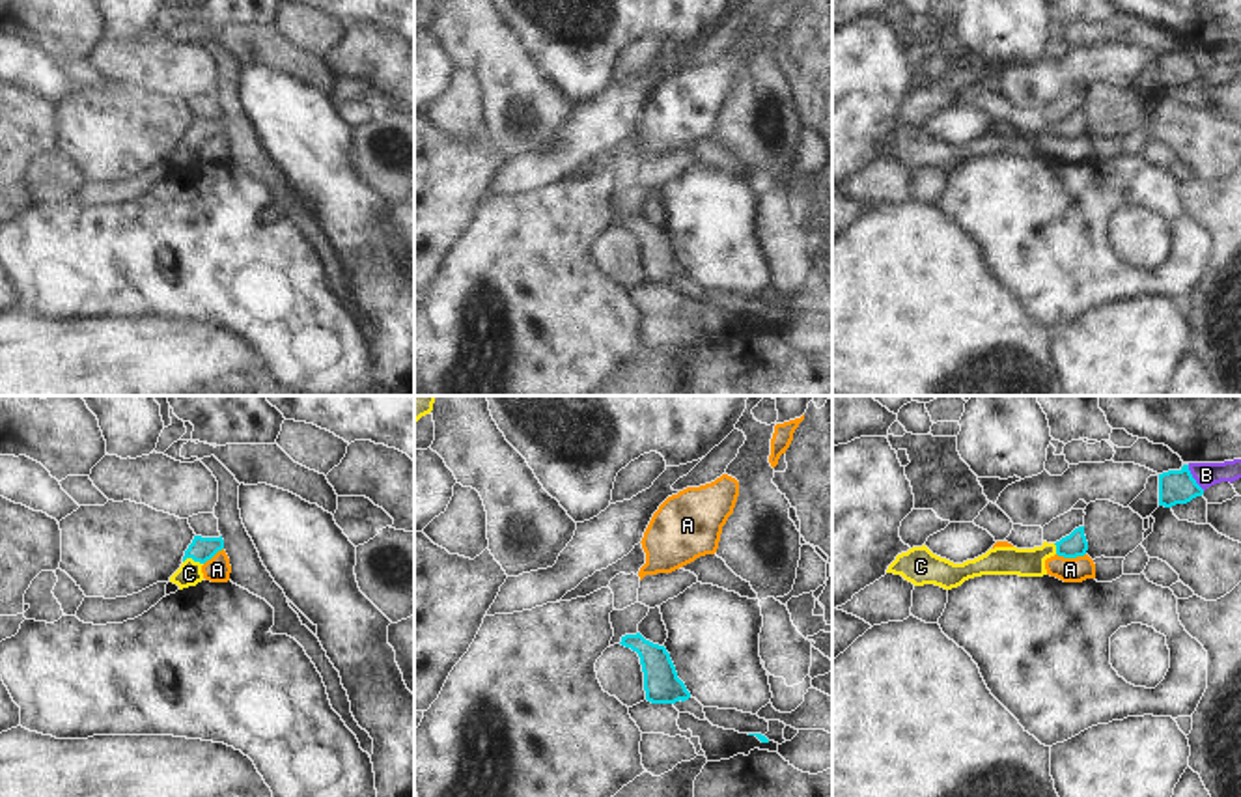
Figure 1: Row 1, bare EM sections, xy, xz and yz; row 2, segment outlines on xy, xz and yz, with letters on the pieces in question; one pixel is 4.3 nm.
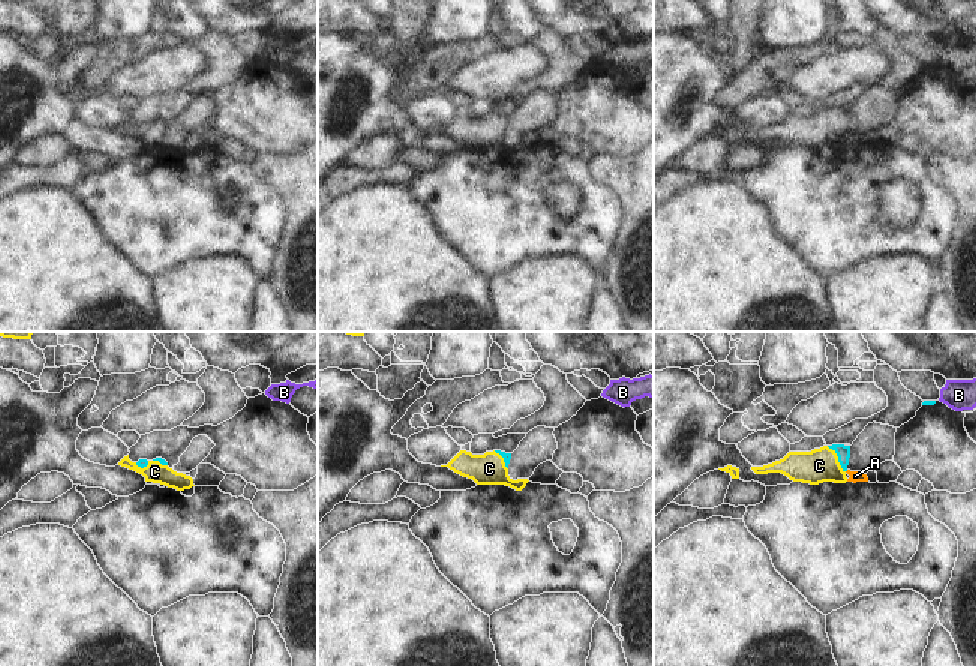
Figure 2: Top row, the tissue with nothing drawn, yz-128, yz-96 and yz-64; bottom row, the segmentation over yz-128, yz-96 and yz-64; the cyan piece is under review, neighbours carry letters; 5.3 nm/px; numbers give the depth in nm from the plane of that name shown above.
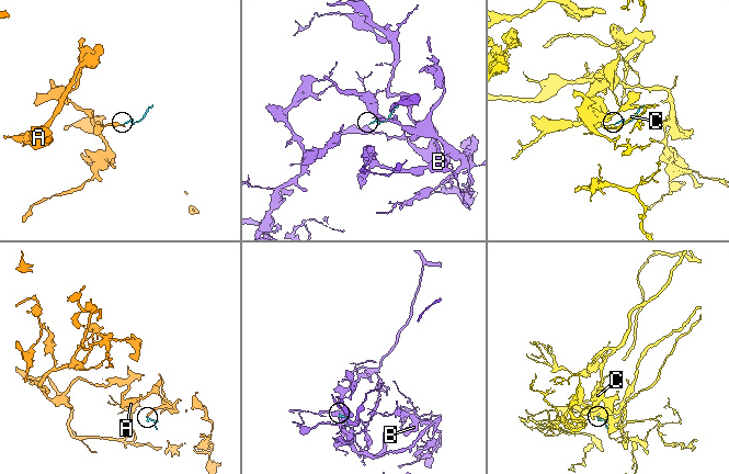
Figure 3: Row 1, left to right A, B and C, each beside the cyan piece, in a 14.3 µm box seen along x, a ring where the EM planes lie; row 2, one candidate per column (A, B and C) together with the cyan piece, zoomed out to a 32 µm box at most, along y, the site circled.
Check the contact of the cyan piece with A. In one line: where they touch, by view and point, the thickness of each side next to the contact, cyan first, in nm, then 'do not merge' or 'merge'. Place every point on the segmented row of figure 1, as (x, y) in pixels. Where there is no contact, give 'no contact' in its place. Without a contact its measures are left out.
yz (1072, 557) | 100/110 nm | do not merge

